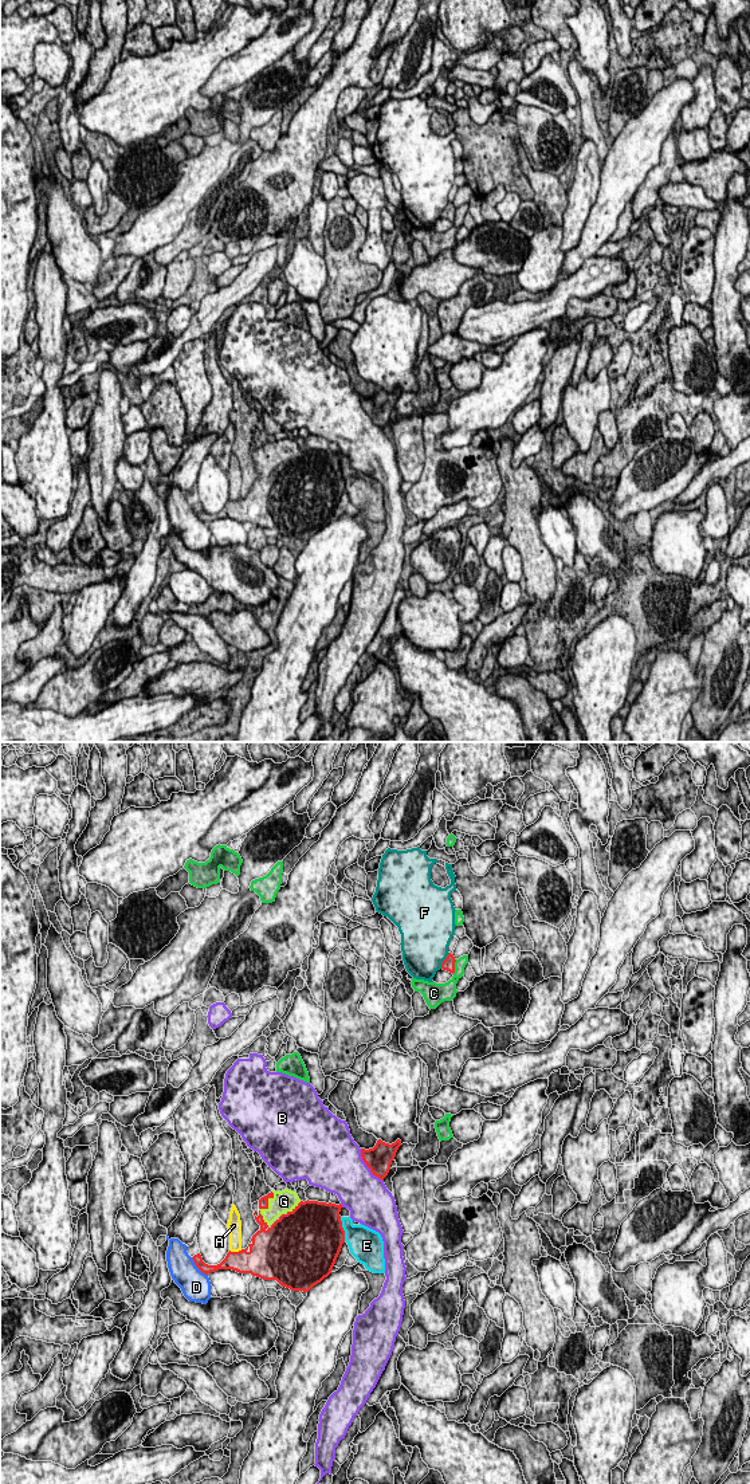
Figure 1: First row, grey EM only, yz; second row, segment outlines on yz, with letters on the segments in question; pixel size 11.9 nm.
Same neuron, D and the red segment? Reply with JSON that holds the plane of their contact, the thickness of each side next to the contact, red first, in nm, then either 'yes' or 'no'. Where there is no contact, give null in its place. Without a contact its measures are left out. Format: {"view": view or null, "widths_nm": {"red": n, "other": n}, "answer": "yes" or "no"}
{"view": "yz", "widths_nm": {"red": 120, "other": 360}, "answer": "no"}

